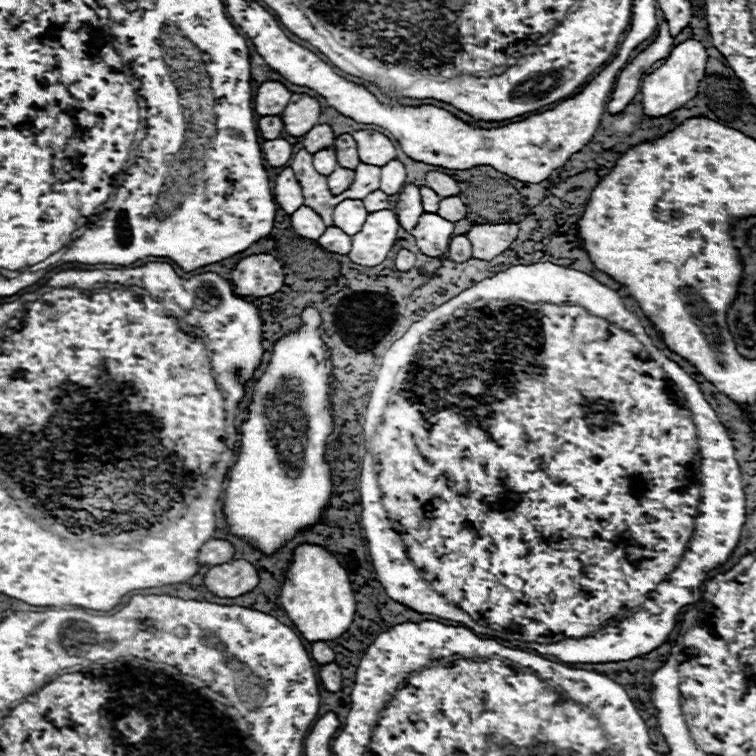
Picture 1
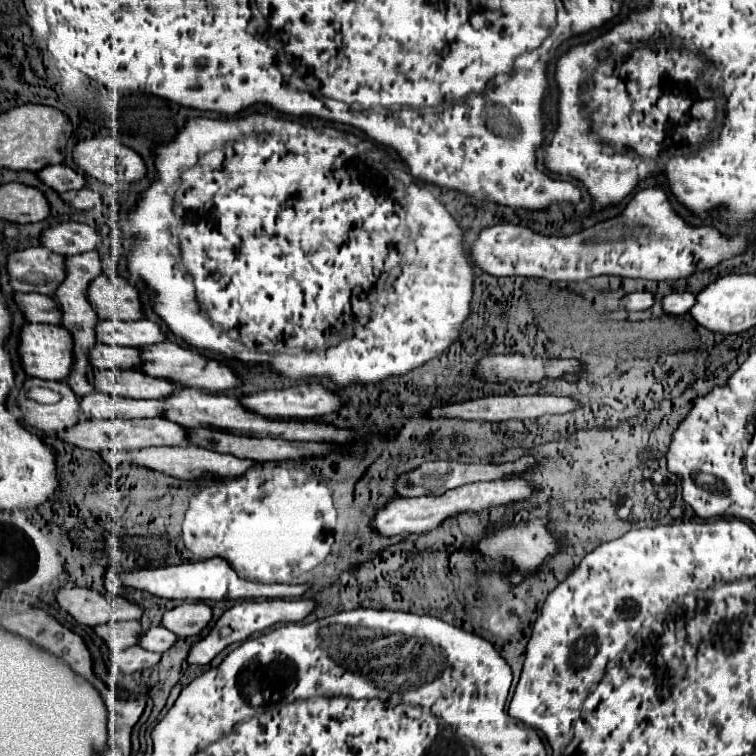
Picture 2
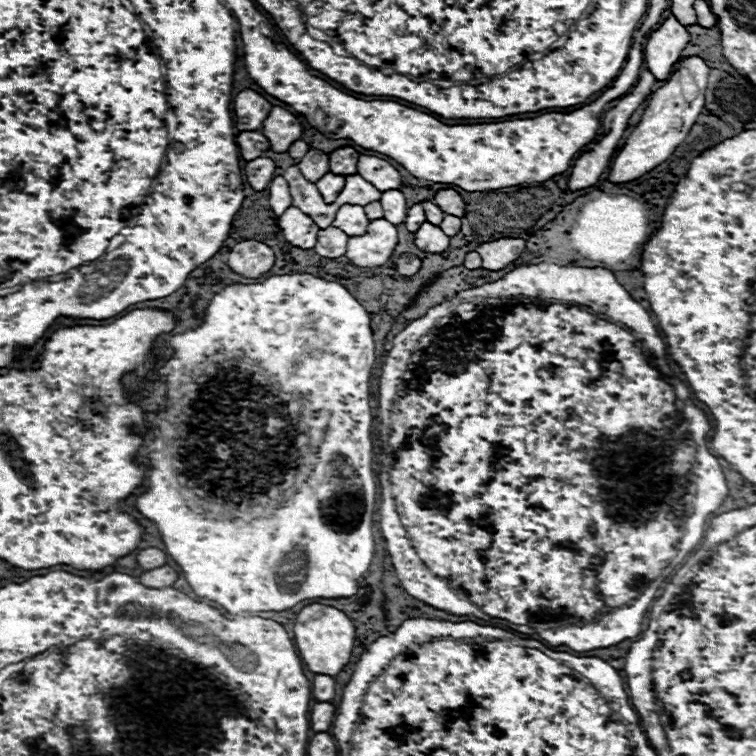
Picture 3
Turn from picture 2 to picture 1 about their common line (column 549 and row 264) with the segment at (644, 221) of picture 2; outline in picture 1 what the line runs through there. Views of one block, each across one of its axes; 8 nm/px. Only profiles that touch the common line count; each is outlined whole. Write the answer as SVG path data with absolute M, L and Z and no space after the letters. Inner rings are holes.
M270 254L246 256L232 270L232 286L240 296L272 296L282 288L282 282L282 266Z

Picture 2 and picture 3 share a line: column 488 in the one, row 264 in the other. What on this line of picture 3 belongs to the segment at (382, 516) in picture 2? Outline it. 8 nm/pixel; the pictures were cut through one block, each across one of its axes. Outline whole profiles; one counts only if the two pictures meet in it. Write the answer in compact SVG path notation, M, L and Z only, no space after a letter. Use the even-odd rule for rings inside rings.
M500 238L500 240L484 242L476 248L476 252L482 258L482 268L486 268L486 270L506 268L524 250L526 250L526 242L522 238Z

